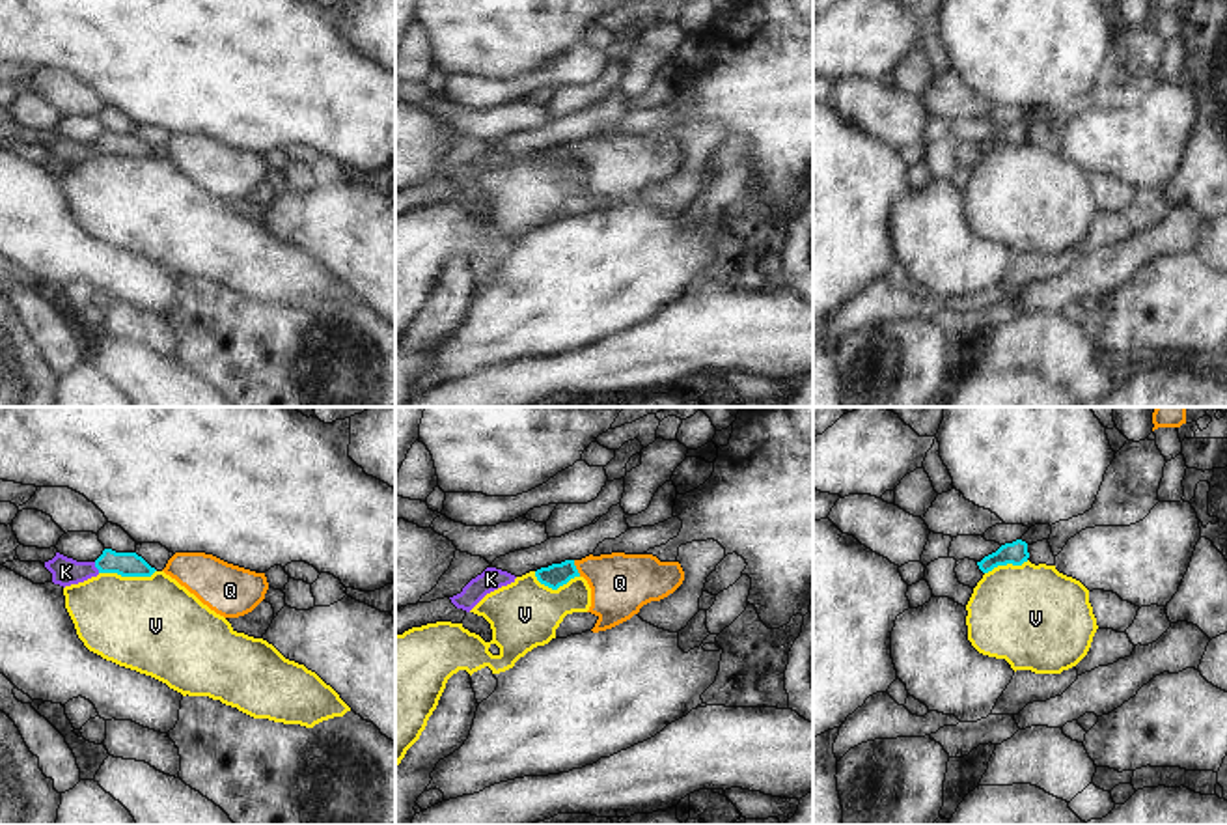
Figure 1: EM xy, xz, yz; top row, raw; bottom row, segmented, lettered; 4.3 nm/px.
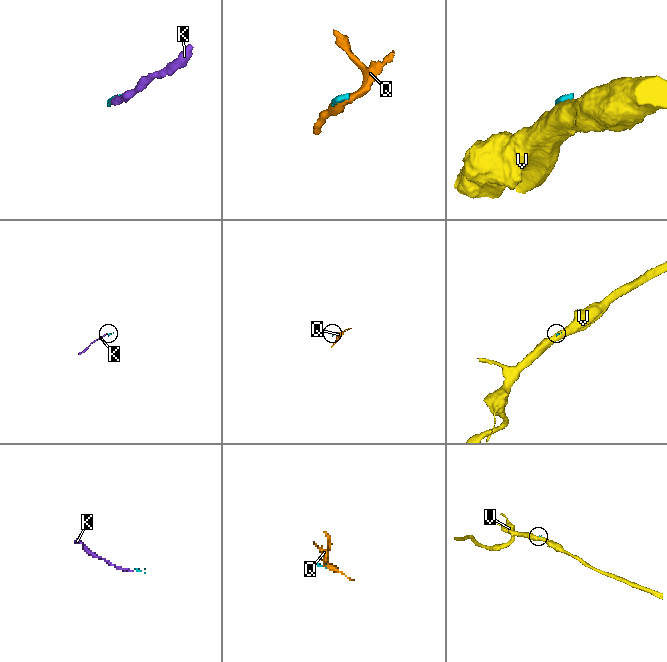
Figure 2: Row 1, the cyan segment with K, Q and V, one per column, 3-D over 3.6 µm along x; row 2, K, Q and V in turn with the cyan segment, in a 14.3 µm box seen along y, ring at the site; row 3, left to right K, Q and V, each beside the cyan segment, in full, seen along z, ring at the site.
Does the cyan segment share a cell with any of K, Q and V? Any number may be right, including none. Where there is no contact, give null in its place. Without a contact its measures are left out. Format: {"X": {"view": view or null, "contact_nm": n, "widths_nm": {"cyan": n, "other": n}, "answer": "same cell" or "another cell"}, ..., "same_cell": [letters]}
{"K": {"view": "xy", "contact_nm": 50, "widths_nm": {"cyan": 110, "other": 120}, "answer": "same cell"}, "Q": {"view": "xz", "contact_nm": 80, "widths_nm": {"cyan": 100, "other": 260}, "answer": "same cell"}, "V": {"view": "xy", "contact_nm": 240, "widths_nm": {"cyan": 110, "other": 420}, "answer": "another cell"}, "same_cell": ["K", "Q"]}

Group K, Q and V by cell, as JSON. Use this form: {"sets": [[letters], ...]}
{"sets": [["K", "Q"], ["V"]]}

